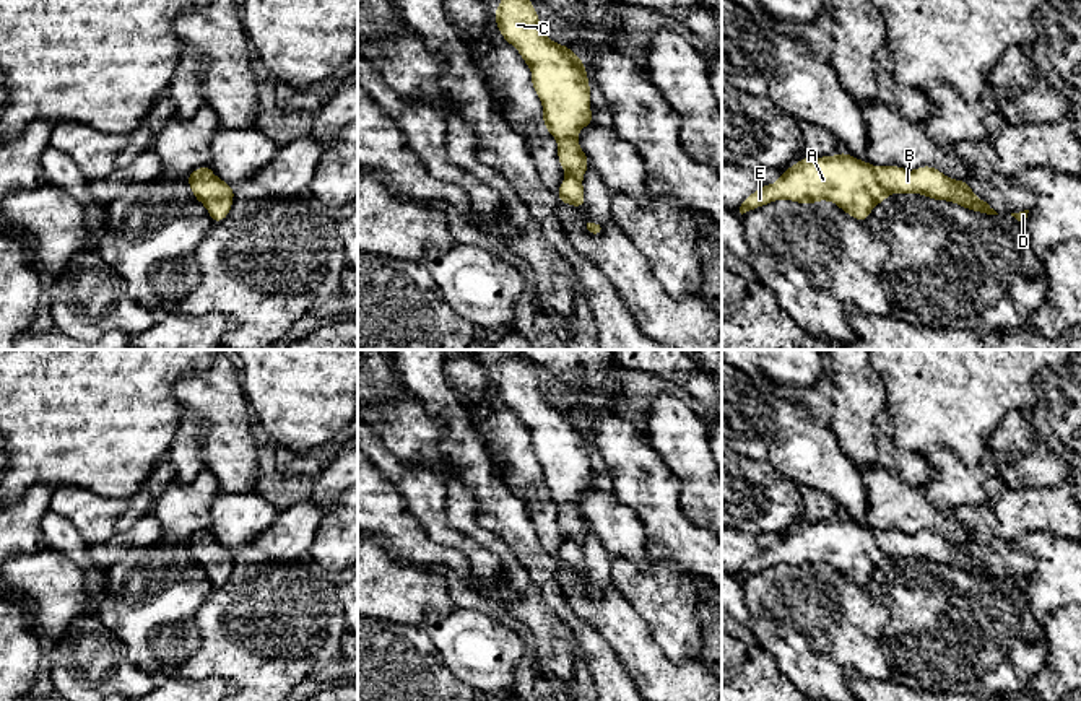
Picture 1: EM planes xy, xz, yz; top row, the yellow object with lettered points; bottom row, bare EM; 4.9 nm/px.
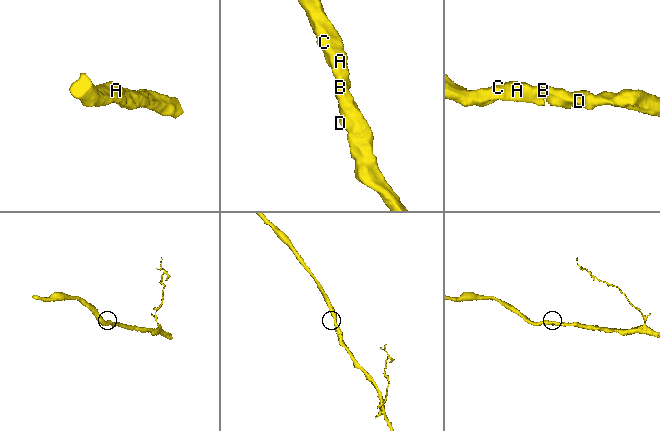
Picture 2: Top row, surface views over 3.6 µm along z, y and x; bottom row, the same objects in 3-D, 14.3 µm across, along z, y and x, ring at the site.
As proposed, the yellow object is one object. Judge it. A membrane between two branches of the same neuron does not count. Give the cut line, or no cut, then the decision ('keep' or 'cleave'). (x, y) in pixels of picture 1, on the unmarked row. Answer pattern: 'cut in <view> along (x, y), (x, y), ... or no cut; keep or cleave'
no cut; keep

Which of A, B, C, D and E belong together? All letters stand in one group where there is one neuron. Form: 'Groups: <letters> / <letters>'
Groups: A B C D E

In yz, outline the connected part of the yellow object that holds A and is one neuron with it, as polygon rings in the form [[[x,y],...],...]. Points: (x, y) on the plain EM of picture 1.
[[[844,516],[836,520],[803,520],[782,535],[777,546],[761,550],[748,559],[740,577],[780,563],[806,569],[827,564],[865,587],[875,569],[883,568],[889,558],[920,558],[972,576],[998,579],[987,564],[975,561],[969,545],[949,543],[933,530],[920,530],[915,535],[901,530],[871,530]]]

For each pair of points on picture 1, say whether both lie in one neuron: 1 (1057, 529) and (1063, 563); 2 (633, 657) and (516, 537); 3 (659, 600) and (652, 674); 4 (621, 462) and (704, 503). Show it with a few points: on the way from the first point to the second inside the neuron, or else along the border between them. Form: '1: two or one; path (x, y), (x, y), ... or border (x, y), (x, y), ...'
1: two; border (1021, 534), (1050, 532), (1063, 539)
2: two; border (558, 565), (560, 591), (577, 613)
3: two; border (633, 609), (670, 659), (677, 662), (688, 661)
4: two; border (664, 457), (680, 485), (680, 508), (696, 527)

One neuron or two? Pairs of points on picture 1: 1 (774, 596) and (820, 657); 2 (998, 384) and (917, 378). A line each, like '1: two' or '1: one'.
1: one
2: one

